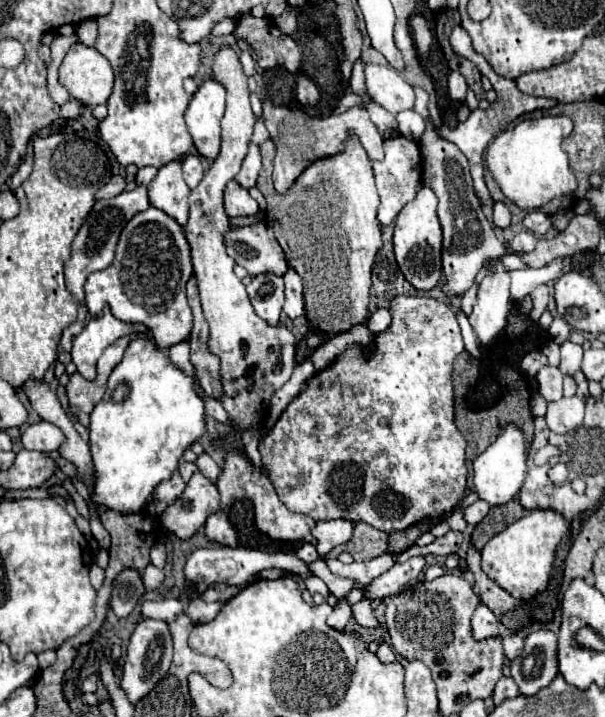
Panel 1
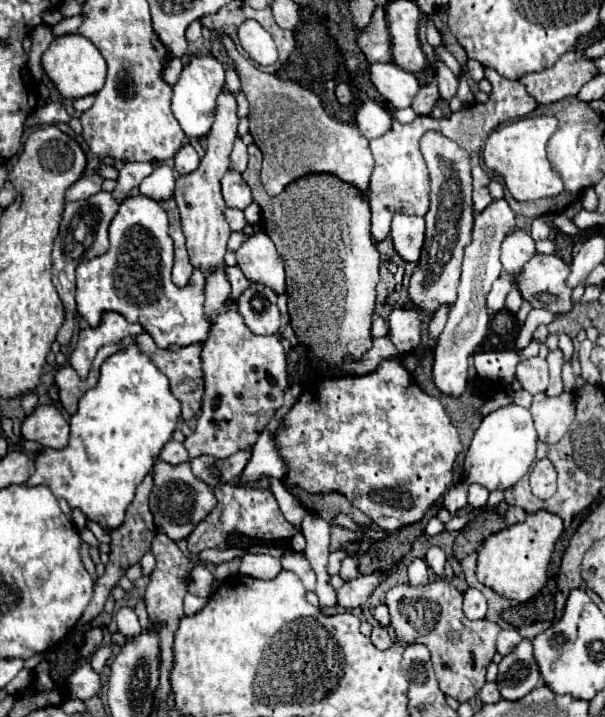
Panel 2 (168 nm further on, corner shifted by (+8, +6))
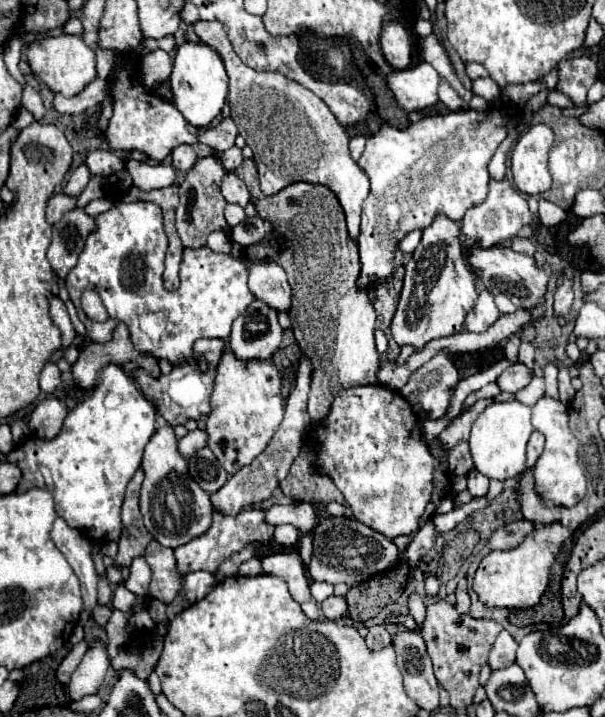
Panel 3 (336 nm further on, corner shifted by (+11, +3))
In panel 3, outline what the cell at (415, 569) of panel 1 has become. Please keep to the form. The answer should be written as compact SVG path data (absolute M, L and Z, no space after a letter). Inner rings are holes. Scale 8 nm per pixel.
M328 597L322 601L322 613L330 619L330 621L336 621L340 617L344 617L346 613L346 599L344 597Z

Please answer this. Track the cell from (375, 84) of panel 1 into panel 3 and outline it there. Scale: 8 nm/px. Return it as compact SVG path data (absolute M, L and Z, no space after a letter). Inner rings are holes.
M422 61L416 67L408 67L388 75L388 85L404 111L416 111L438 101L440 75L430 63Z

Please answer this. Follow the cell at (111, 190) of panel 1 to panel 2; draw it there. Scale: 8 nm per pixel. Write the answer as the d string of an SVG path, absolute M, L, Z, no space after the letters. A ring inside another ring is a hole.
M91 174L91 176L83 176L79 182L75 182L69 190L67 190L67 202L73 200L85 200L93 194L97 194L101 190L103 184L103 176L101 174Z

